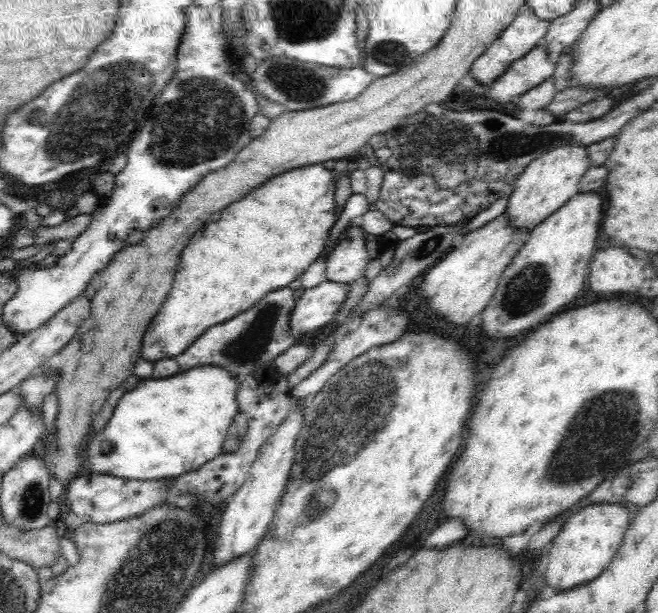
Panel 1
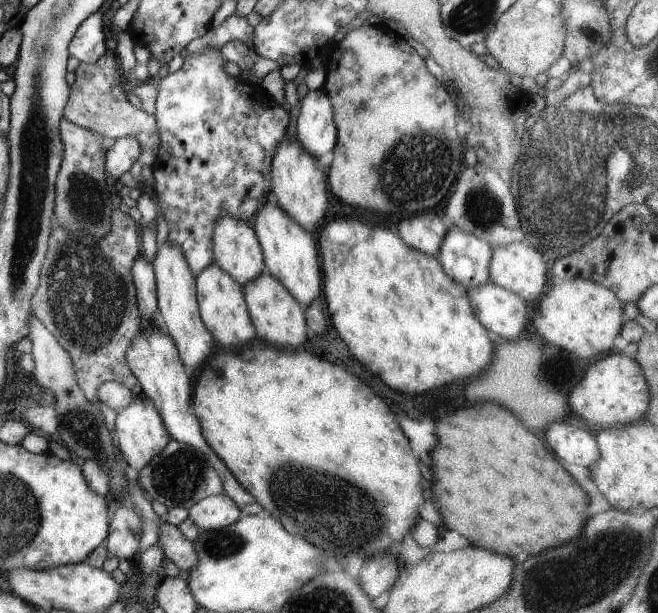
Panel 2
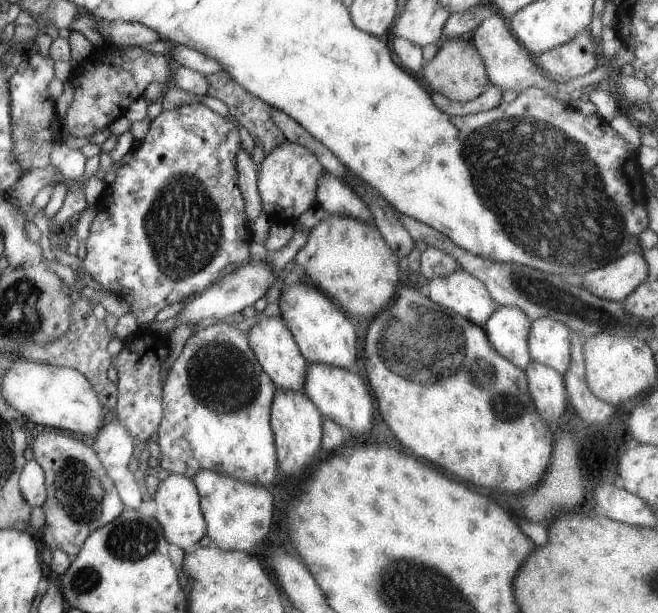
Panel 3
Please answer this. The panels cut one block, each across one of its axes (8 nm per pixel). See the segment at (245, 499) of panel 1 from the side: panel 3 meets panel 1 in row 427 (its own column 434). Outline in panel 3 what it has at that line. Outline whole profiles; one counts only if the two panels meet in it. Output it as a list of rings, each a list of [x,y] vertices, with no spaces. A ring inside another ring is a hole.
[[[460,268],[449,276],[434,278],[428,288],[428,298],[435,304],[456,312],[478,327],[483,328],[499,308],[486,286]]]

